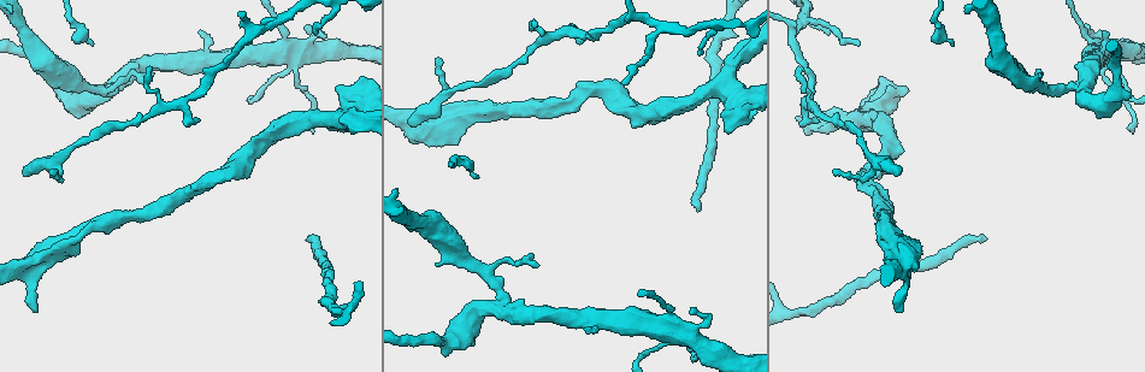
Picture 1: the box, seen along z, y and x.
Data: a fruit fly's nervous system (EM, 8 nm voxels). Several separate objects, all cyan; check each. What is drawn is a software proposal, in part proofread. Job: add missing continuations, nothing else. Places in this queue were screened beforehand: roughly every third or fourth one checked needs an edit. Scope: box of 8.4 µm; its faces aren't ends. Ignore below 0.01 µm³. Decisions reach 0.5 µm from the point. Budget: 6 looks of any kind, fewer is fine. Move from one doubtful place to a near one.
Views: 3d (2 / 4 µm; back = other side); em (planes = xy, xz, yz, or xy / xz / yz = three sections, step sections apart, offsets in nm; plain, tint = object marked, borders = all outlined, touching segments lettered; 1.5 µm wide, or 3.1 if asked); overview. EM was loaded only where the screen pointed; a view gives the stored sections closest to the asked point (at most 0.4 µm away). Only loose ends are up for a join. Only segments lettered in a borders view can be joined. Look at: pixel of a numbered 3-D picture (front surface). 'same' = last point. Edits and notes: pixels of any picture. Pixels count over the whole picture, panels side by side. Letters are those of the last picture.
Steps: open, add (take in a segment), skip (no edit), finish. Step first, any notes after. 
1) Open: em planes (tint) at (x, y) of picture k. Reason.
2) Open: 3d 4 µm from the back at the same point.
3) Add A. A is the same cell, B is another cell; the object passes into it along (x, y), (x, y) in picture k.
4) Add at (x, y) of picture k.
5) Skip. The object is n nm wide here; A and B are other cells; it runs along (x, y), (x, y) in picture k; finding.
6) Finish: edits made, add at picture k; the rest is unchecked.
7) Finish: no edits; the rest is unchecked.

Open: em xy step 4 (borders) at (859, 41) of picture 1.

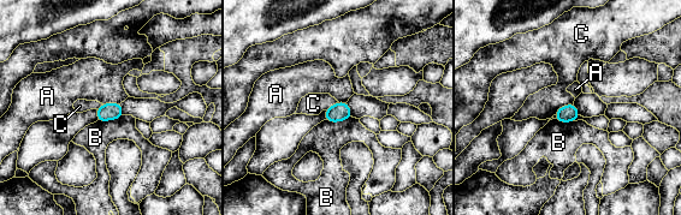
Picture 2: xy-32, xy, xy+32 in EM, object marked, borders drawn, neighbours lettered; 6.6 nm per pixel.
Open: em planes (borders) at the same point. Cut it another way.

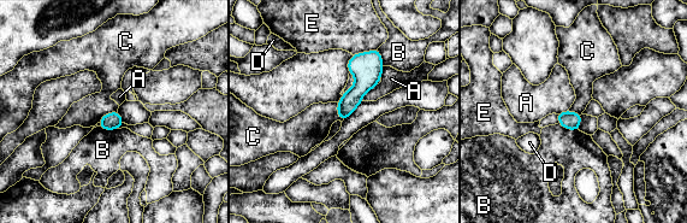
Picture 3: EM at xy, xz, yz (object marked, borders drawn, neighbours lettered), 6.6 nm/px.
Skip. A, B, C, D and E are other cells; none of them fits.

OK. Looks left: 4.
Open: em yz step 8 (borders) at (154, 74) of picture 1. Tapers out.

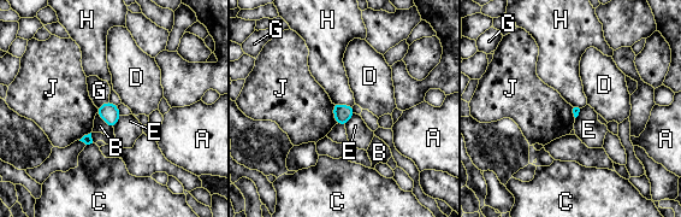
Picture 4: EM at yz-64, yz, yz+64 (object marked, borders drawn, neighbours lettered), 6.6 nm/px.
Open: em xz step 4 (borders) at the same point. Cut it another way.

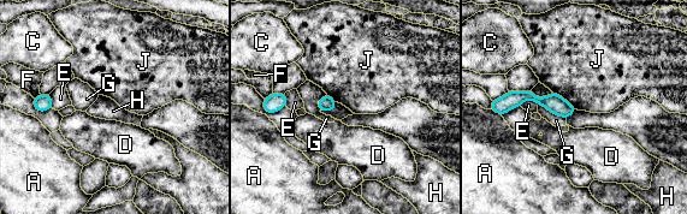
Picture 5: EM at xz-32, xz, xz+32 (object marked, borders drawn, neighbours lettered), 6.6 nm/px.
Skip. The object is 100 nm wide here; A, C, D, E, F, G, H and J are other cells; a border runs along (552, 91), (561, 95), (576, 108) in picture 5; no lettered segment goes on from it.

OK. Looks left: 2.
Finish: no edits; the rest is unchecked.

